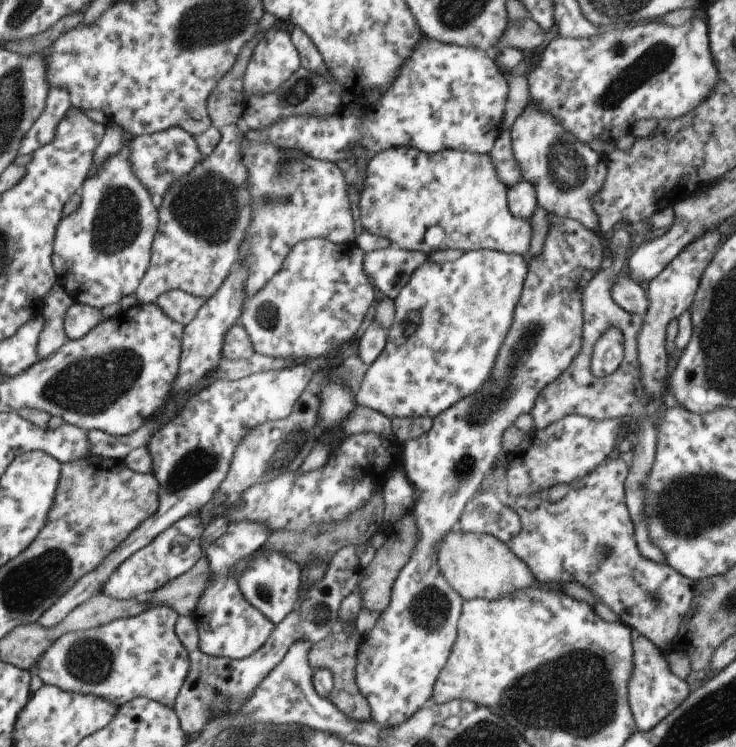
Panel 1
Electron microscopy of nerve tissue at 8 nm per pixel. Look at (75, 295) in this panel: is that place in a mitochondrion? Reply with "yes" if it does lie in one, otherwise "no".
no

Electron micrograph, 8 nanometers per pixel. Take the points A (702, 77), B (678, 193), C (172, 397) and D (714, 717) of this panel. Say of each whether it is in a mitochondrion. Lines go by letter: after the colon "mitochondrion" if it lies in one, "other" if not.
A: other
B: other
C: other
D: mitochondrion

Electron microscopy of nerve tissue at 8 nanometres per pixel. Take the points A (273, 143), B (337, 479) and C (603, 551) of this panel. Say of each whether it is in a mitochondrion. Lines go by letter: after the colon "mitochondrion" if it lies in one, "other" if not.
A: other
B: other
C: mitochondrion

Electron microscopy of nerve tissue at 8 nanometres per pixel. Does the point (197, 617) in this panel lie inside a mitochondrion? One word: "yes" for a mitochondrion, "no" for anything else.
no

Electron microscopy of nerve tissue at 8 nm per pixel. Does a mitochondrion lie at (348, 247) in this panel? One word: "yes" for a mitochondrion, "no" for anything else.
no

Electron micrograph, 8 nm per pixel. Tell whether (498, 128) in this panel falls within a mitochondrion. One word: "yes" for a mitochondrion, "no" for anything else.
no

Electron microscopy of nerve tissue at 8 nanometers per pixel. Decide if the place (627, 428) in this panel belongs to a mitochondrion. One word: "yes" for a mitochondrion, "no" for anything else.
no

